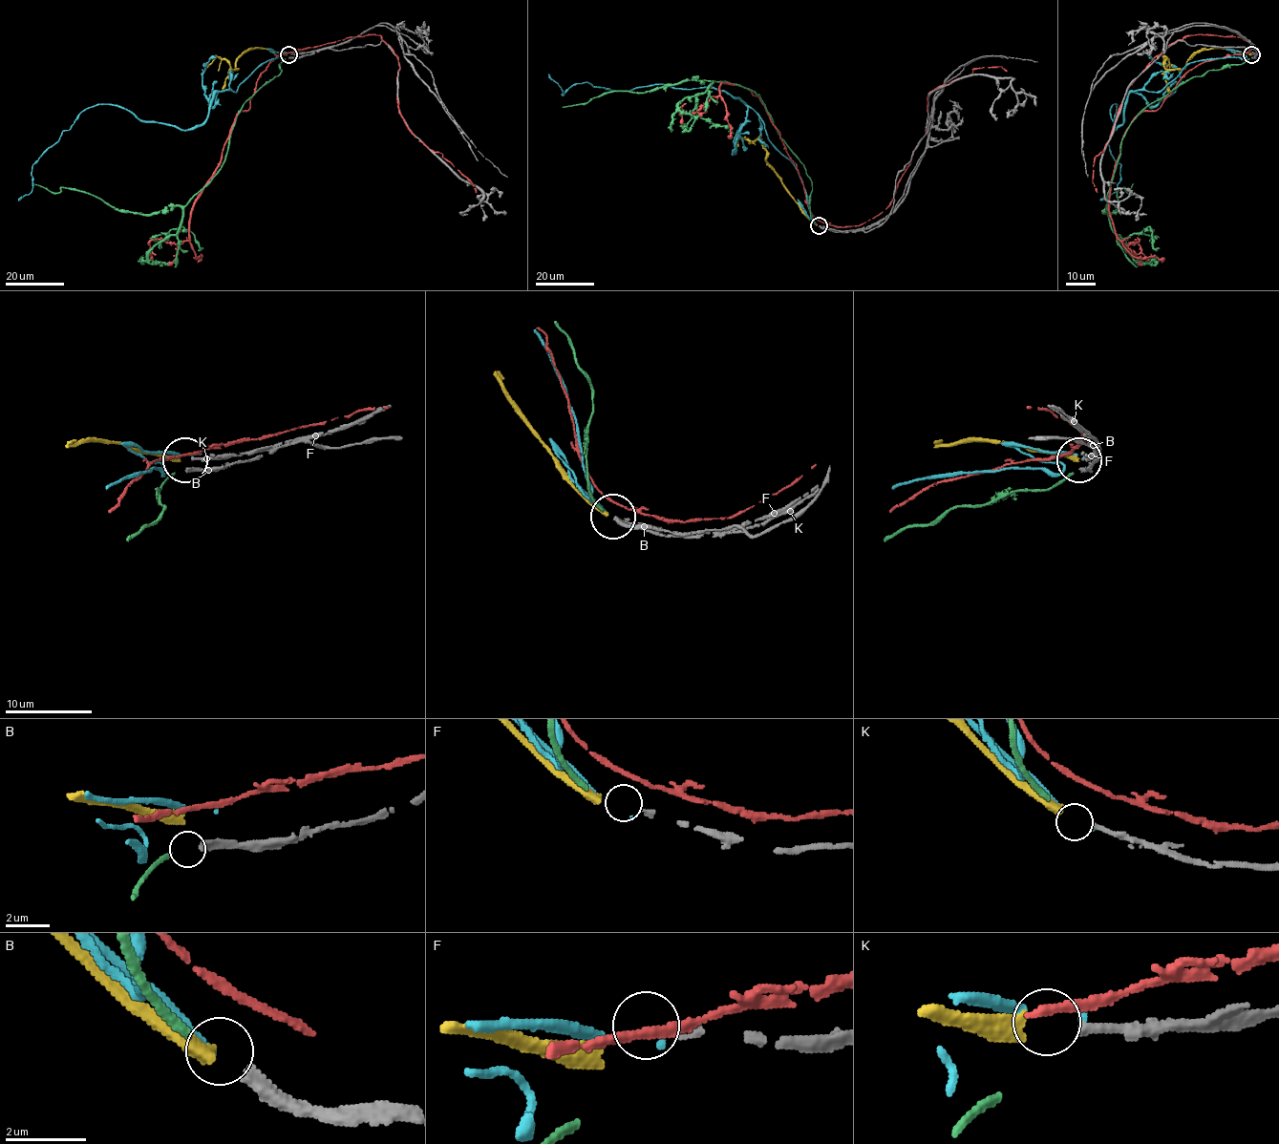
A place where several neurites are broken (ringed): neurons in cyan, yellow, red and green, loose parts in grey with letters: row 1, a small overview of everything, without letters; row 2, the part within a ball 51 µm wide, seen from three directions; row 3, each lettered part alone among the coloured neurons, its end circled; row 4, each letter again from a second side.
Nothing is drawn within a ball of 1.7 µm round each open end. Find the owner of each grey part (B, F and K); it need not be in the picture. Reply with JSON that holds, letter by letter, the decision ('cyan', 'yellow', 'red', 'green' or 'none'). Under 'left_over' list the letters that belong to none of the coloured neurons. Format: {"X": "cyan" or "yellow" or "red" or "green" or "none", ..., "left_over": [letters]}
{"B": "green", "F": "none", "K": "yellow", "left_over": ["F"]}

